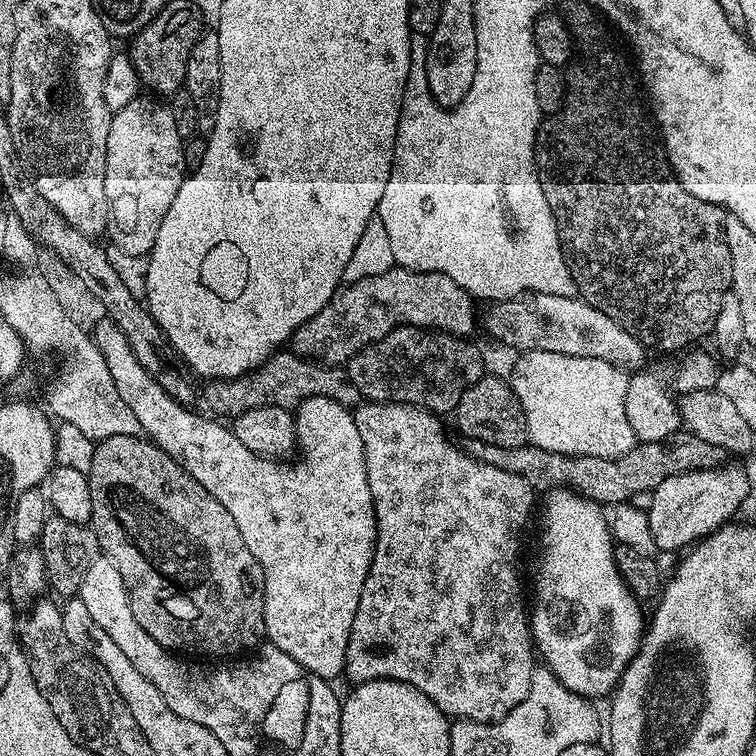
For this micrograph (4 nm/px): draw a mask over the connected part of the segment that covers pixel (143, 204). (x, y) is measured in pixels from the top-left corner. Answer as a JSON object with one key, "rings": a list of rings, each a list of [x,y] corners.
{"rings":[[[138,98],[134,102],[130,102],[130,106],[122,106],[122,110],[112,113],[110,134],[106,138],[106,174],[104,177],[106,178],[106,198],[108,199],[109,215],[106,232],[107,235],[112,235],[111,243],[126,254],[147,257],[154,246],[154,238],[158,238],[158,226],[162,226],[162,218],[166,218],[166,210],[170,210],[170,202],[174,202],[174,198],[178,195],[178,186],[182,186],[186,169],[184,167],[184,140],[178,134],[178,126],[174,126],[174,114],[171,107],[156,98],[148,98],[152,100],[144,99]]]}

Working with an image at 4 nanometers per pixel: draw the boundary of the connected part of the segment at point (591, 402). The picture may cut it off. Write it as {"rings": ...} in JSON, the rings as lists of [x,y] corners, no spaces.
{"rings":[[[525,352],[512,368],[510,383],[524,411],[528,439],[535,448],[563,456],[616,460],[638,441],[626,419],[629,373],[602,358],[553,352]]]}

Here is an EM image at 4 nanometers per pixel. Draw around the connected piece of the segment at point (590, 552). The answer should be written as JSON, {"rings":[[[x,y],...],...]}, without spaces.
{"rings":[[[565,486],[547,493],[548,505],[544,508],[544,517],[540,520],[540,557],[536,560],[536,601],[530,604],[530,623],[532,625],[532,639],[539,659],[551,670],[574,694],[585,698],[607,697],[615,689],[617,682],[622,678],[626,666],[640,649],[640,640],[644,636],[646,627],[646,612],[643,612],[641,601],[626,586],[622,574],[616,568],[616,550],[614,547],[613,532],[610,527],[609,517],[604,517],[605,509],[594,500],[589,500],[587,495],[574,492]]]}

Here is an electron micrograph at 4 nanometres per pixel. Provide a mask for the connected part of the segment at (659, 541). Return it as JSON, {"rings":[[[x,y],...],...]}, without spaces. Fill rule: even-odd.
{"rings":[[[721,466],[698,470],[697,472],[683,472],[677,476],[666,478],[666,482],[662,482],[652,491],[649,499],[652,501],[646,504],[648,525],[650,526],[652,541],[656,543],[657,549],[661,553],[663,551],[678,551],[677,553],[679,553],[681,550],[703,540],[710,533],[717,532],[721,526],[733,519],[732,515],[743,506],[744,499],[748,496],[748,476],[740,468],[728,467]]]}

